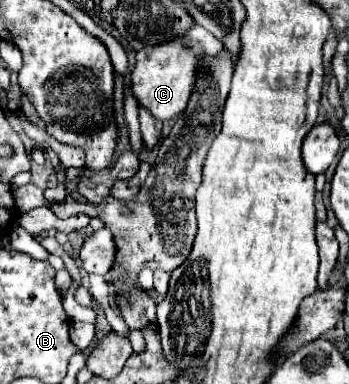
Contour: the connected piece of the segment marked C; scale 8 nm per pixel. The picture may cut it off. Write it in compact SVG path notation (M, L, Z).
M193 26L193 30L185 38L139 50L135 56L135 66L131 68L131 94L135 96L139 108L145 108L153 118L161 122L181 114L187 106L199 60L203 58L203 54L215 56L219 50L219 40L201 26Z

